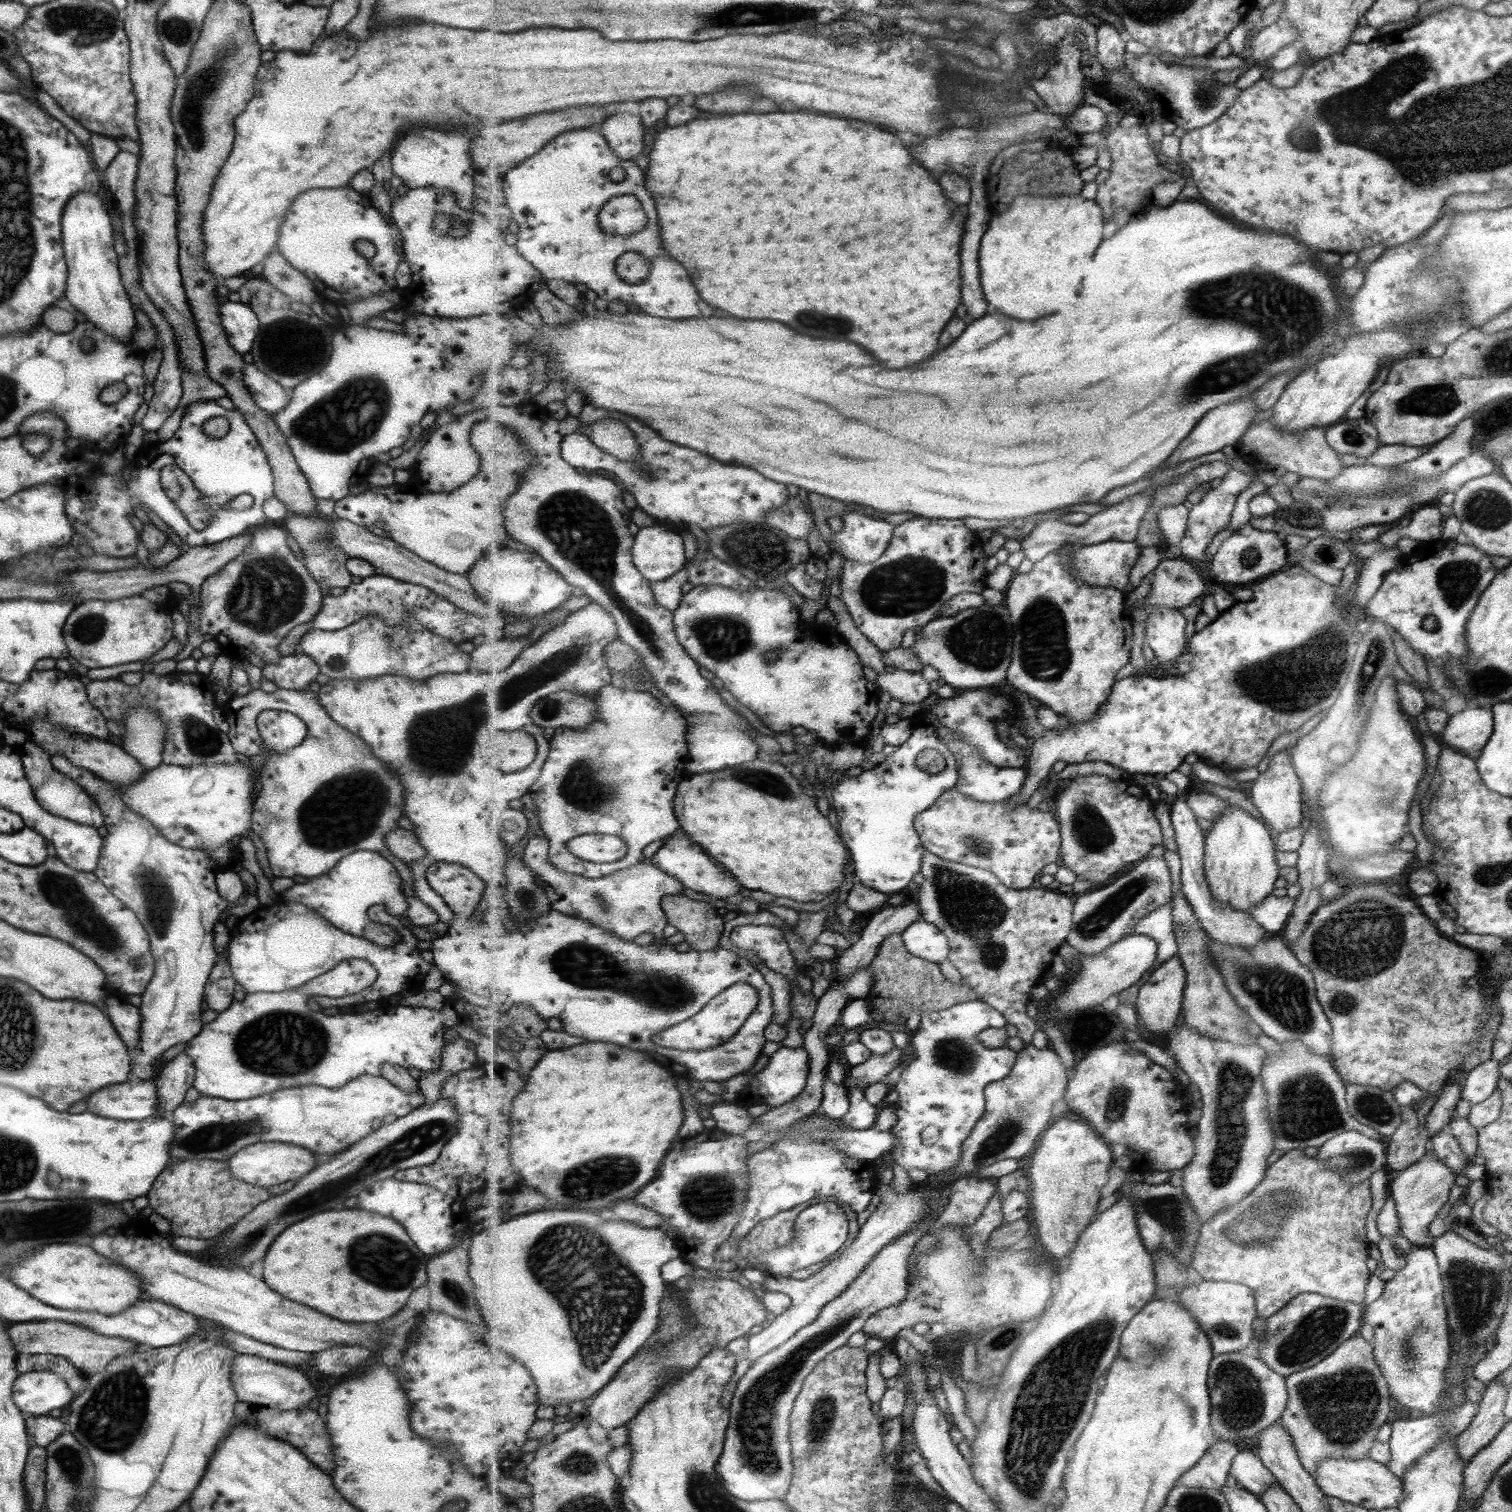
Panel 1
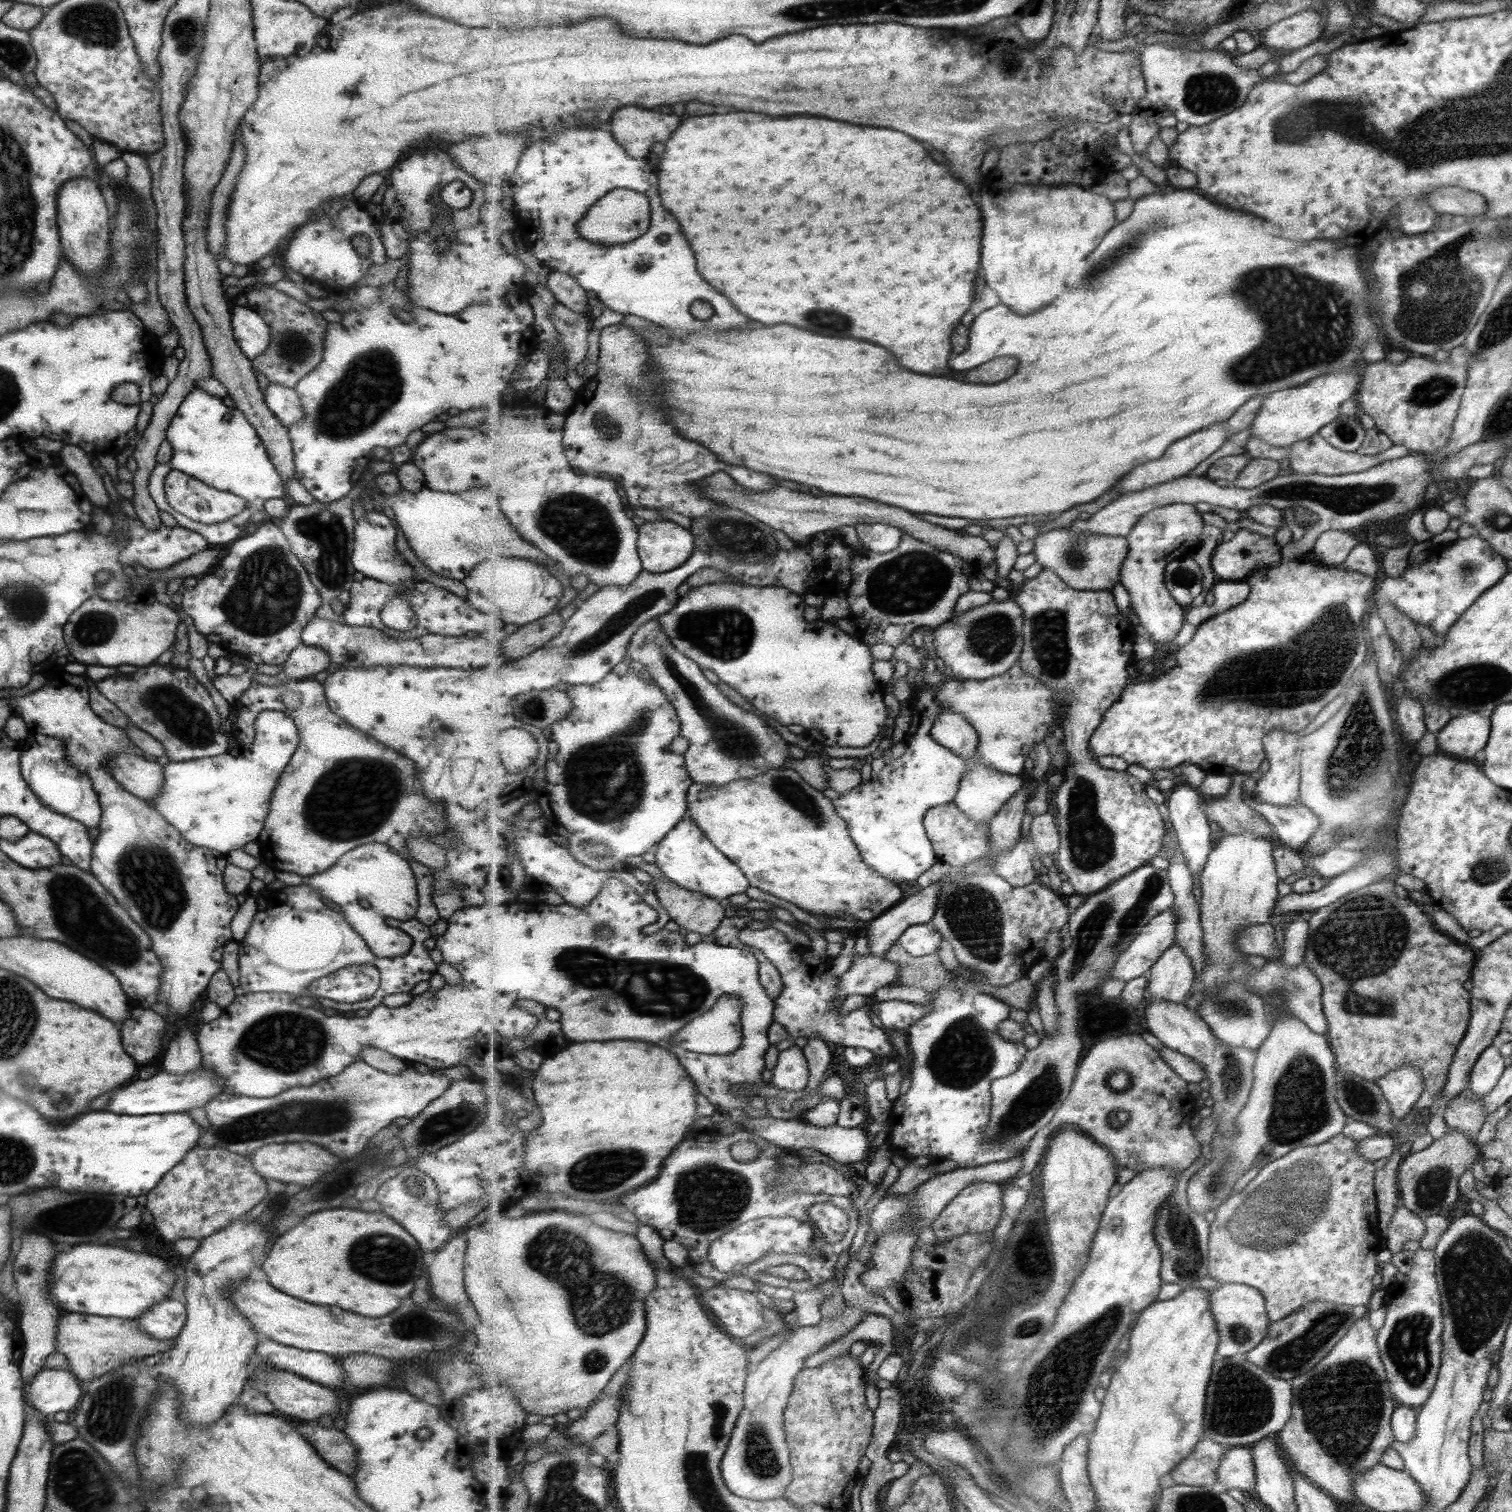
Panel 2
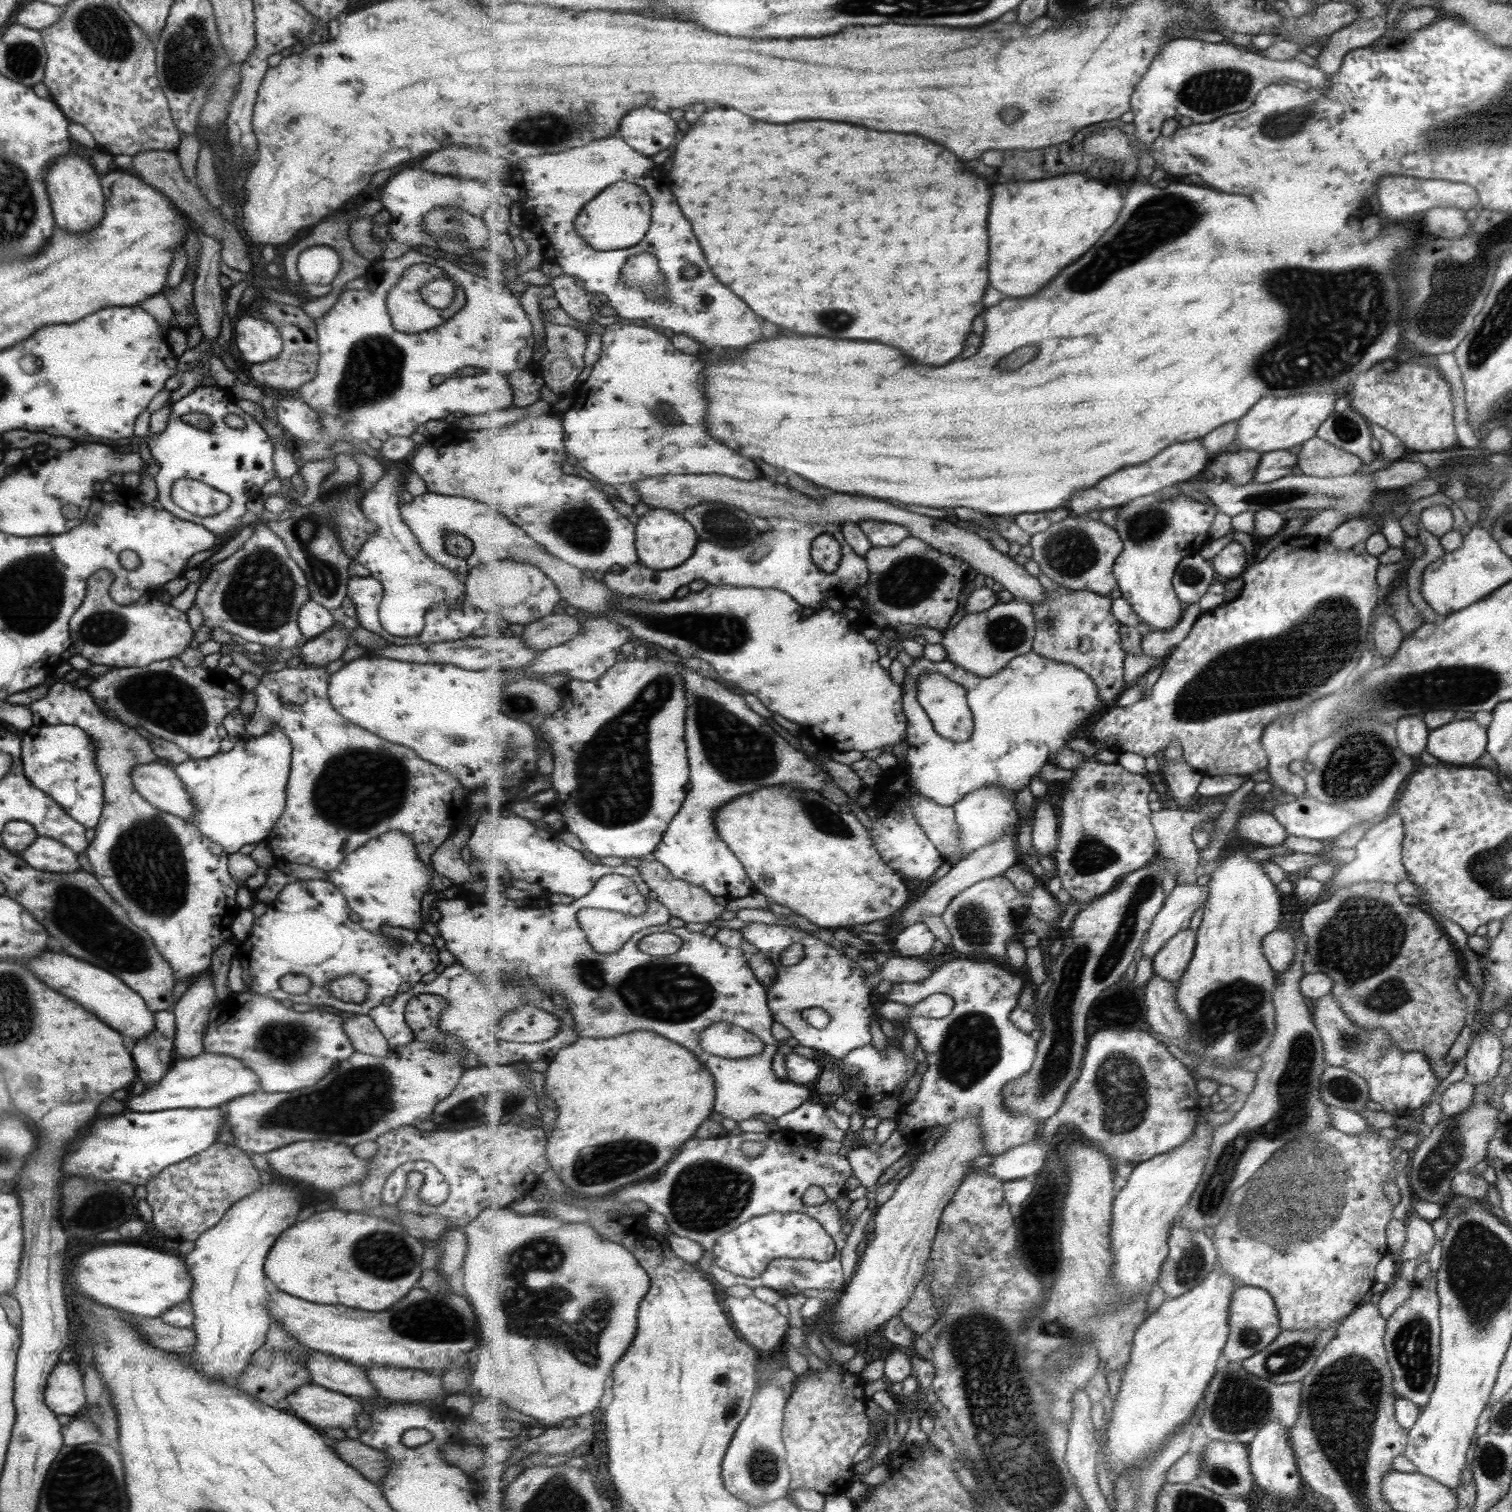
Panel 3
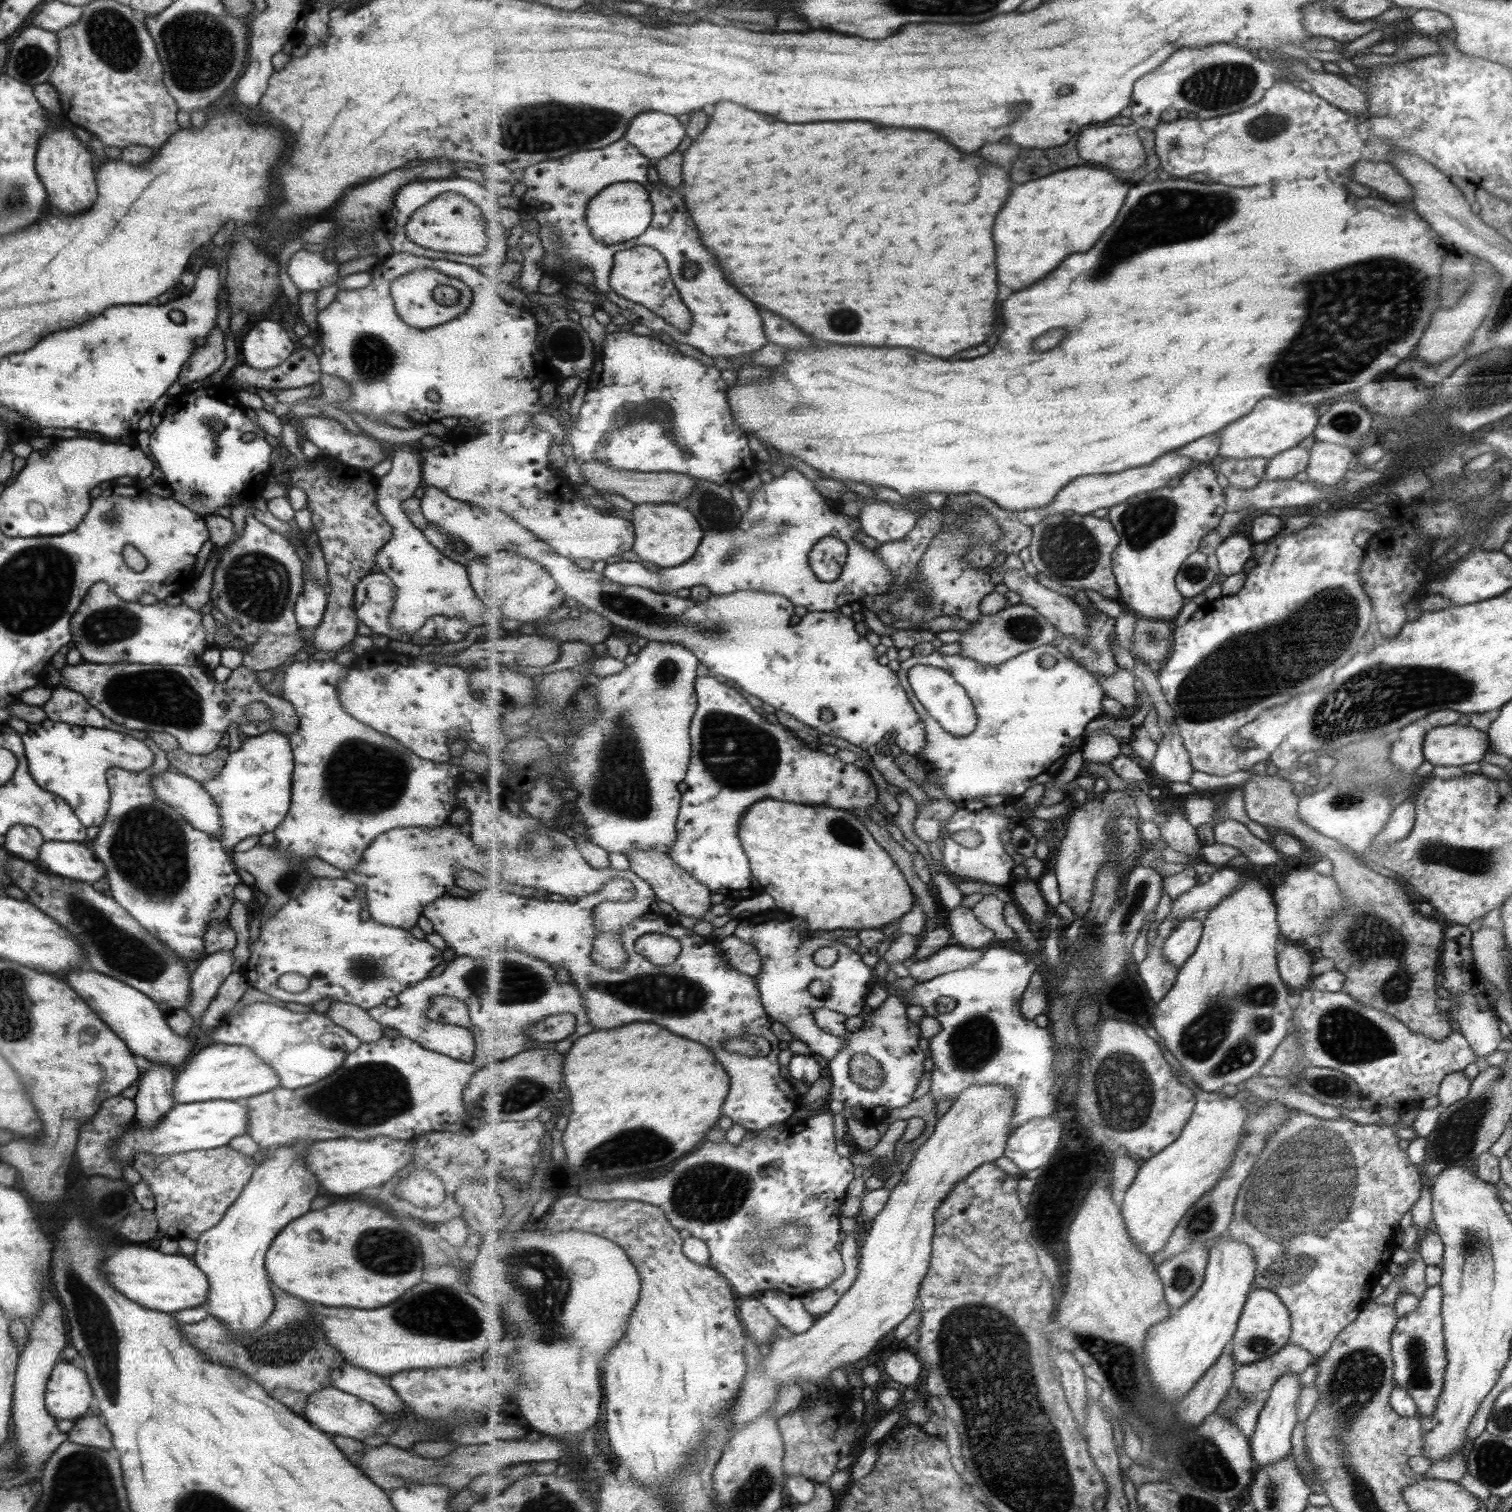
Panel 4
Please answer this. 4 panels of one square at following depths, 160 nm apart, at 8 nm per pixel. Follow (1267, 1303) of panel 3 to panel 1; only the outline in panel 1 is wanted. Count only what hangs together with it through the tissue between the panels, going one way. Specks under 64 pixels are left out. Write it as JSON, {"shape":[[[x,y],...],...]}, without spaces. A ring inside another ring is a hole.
{"shape":[[[1204,1280],[1197,1285],[1183,1287],[1177,1300],[1199,1321],[1211,1339],[1215,1354],[1243,1351],[1255,1341],[1254,1322],[1258,1317],[1258,1306],[1250,1286],[1240,1282]]]}

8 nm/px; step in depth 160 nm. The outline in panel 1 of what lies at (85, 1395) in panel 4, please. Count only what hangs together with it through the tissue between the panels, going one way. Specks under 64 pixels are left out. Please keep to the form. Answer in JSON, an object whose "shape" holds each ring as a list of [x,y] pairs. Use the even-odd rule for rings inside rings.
{"shape":[[[32,1371],[17,1375],[12,1386],[12,1401],[25,1416],[47,1415],[50,1410],[57,1410],[69,1404],[74,1396],[63,1378],[50,1371]]]}

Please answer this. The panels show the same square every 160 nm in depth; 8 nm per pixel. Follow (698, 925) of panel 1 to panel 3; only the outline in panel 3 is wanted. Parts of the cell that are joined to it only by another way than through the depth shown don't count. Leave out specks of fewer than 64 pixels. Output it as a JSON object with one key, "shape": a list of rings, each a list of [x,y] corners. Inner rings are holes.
{"shape":[[[651,855],[643,858],[637,866],[642,871],[643,880],[650,886],[650,889],[656,893],[657,900],[665,905],[672,915],[687,922],[711,922],[719,918],[727,910],[726,906],[721,906],[713,900],[713,895],[707,892],[705,888],[697,886],[692,882],[687,882],[682,878],[677,878],[663,862],[657,860]]]}

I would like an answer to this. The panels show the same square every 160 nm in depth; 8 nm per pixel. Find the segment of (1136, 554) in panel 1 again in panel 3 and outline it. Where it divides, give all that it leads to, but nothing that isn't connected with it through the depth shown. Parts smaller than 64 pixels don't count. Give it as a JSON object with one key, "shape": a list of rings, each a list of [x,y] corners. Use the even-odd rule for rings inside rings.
{"shape":[[[1087,515],[1073,516],[1060,522],[1054,522],[1049,530],[1031,536],[1030,546],[1032,556],[1041,572],[1059,585],[1071,590],[1090,590],[1109,598],[1121,598],[1122,590],[1119,588],[1118,578],[1114,573],[1114,564],[1123,552],[1124,542],[1115,527],[1109,526],[1102,520],[1092,520]]]}

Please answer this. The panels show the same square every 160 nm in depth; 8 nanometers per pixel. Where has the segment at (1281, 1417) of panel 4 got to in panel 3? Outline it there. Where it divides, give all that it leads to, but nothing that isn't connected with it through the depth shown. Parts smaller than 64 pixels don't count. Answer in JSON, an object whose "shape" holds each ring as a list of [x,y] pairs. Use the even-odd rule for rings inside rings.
{"shape":[[[1271,1421],[1259,1430],[1255,1440],[1248,1447],[1251,1470],[1257,1484],[1275,1500],[1283,1502],[1283,1504],[1291,1504],[1291,1498],[1297,1496],[1297,1488],[1301,1484],[1301,1478],[1288,1442],[1287,1431],[1279,1424],[1279,1421]]]}

